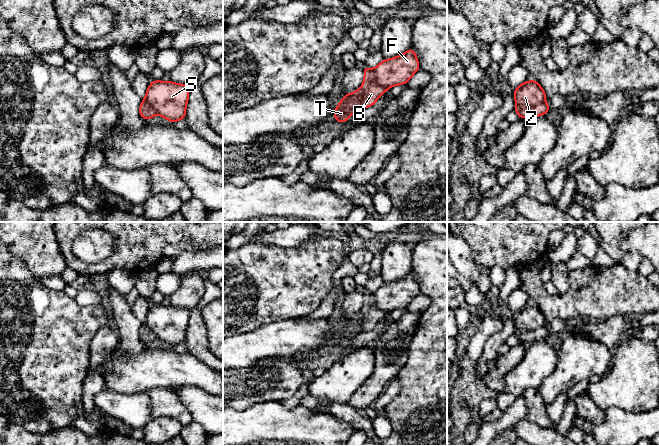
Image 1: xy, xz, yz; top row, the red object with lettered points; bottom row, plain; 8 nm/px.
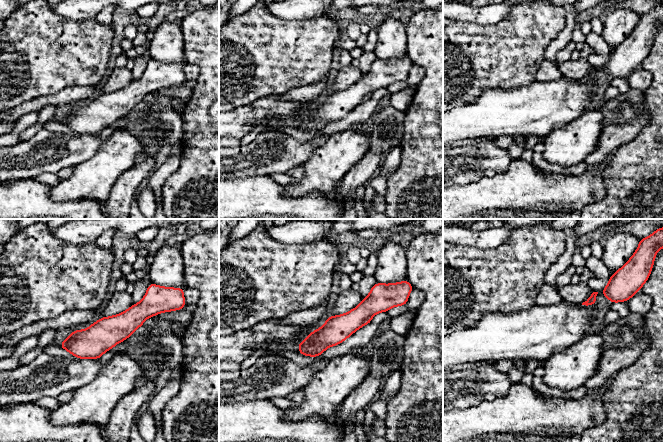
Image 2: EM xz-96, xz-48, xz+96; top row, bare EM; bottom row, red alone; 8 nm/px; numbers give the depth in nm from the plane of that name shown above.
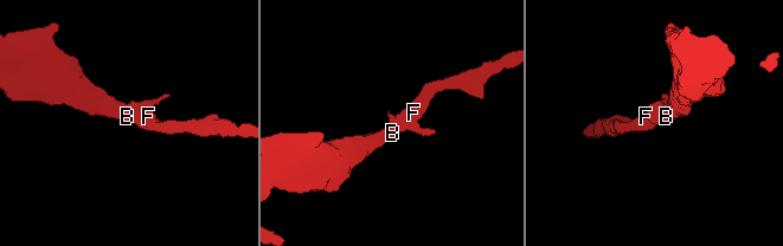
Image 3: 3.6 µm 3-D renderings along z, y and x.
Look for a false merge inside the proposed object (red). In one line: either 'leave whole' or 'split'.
split

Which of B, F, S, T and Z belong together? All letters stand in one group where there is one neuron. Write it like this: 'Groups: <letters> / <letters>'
Groups: B / F S T Z

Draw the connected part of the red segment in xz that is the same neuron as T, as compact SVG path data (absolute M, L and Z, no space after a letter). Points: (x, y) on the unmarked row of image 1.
M361 313L346 318L334 333L334 342L338 347L344 347L355 336L363 331L363 317Z

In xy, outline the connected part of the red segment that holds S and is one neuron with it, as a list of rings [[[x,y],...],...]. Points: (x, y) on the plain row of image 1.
[[[154,304],[149,308],[142,324],[150,328],[158,339],[173,348],[185,343],[189,316],[189,309]]]

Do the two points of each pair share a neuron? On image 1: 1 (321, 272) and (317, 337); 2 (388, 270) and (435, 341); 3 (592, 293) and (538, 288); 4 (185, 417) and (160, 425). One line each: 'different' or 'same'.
1: different
2: different
3: same
4: different

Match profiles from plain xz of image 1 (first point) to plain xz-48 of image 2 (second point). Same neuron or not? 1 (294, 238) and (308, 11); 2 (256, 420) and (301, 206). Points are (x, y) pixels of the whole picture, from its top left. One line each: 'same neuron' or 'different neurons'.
1: same neuron
2: same neuron

